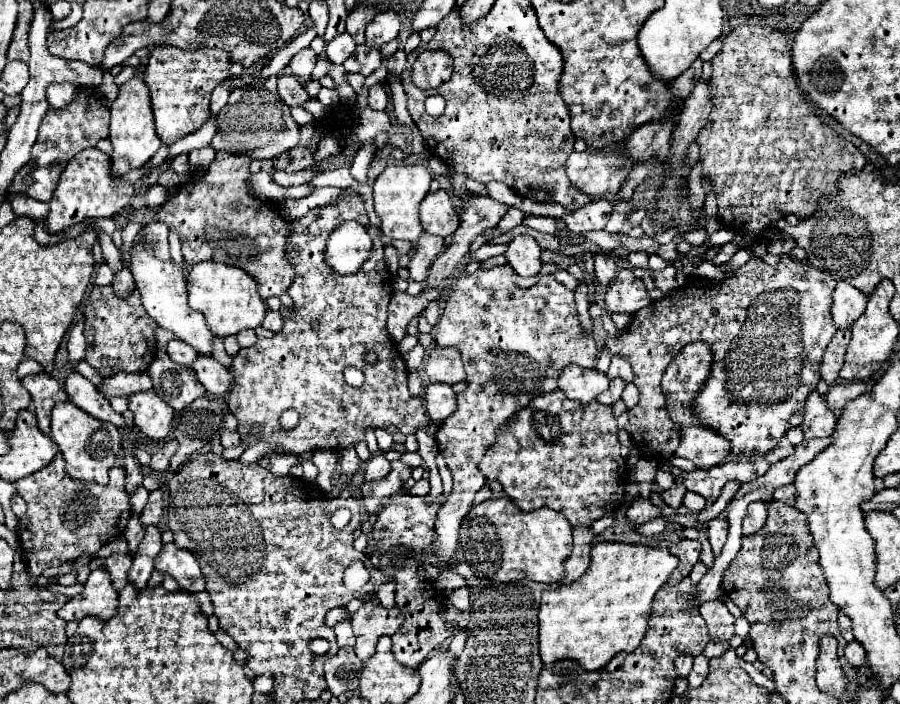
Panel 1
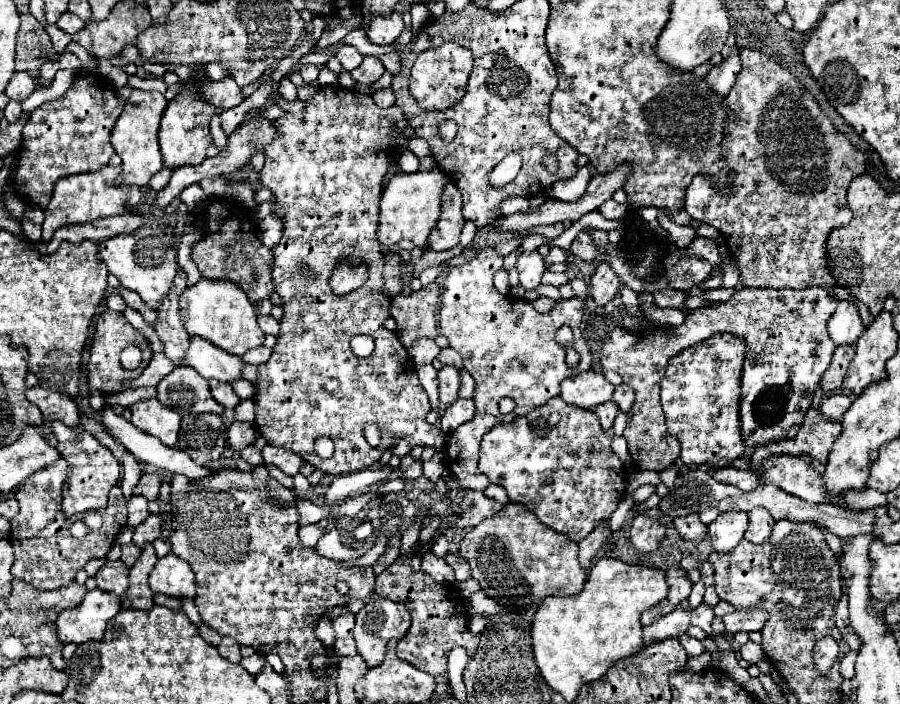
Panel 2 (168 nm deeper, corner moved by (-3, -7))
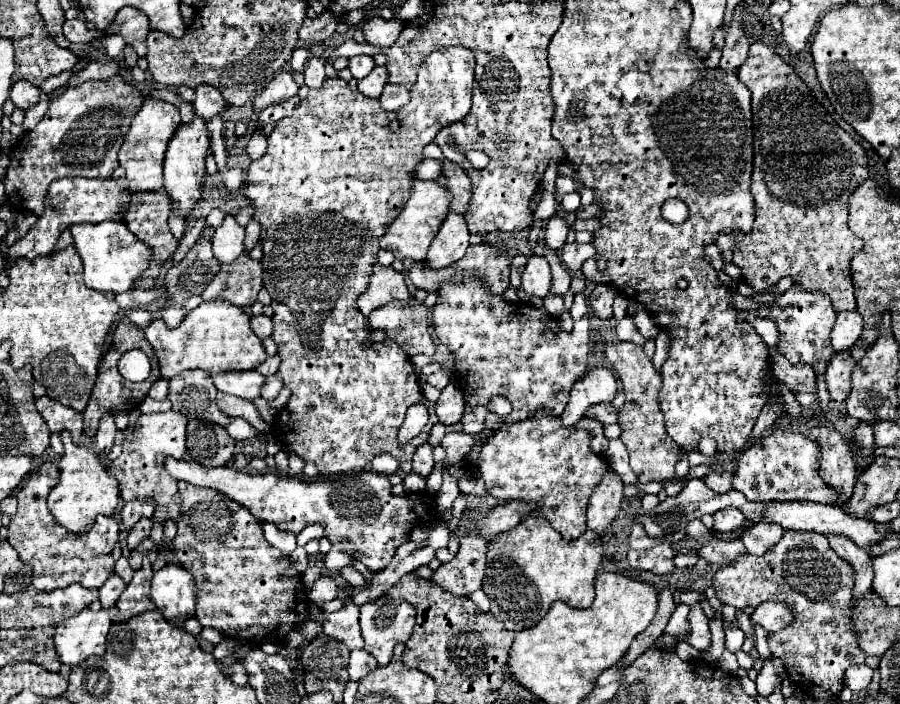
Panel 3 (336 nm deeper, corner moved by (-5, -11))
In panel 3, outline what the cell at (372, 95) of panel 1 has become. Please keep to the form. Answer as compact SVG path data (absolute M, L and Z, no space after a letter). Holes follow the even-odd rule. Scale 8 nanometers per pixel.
M387 83L381 97L379 97L379 103L385 111L397 111L401 109L405 103L409 101L409 89L403 87L403 85L391 85Z

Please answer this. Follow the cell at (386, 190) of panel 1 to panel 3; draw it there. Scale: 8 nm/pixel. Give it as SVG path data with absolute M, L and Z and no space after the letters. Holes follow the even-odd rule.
M415 179L405 207L401 209L399 217L387 227L385 235L379 239L379 247L393 251L399 259L409 257L413 261L425 261L427 249L449 211L449 197L451 197L449 191L443 185L439 185L437 181Z

